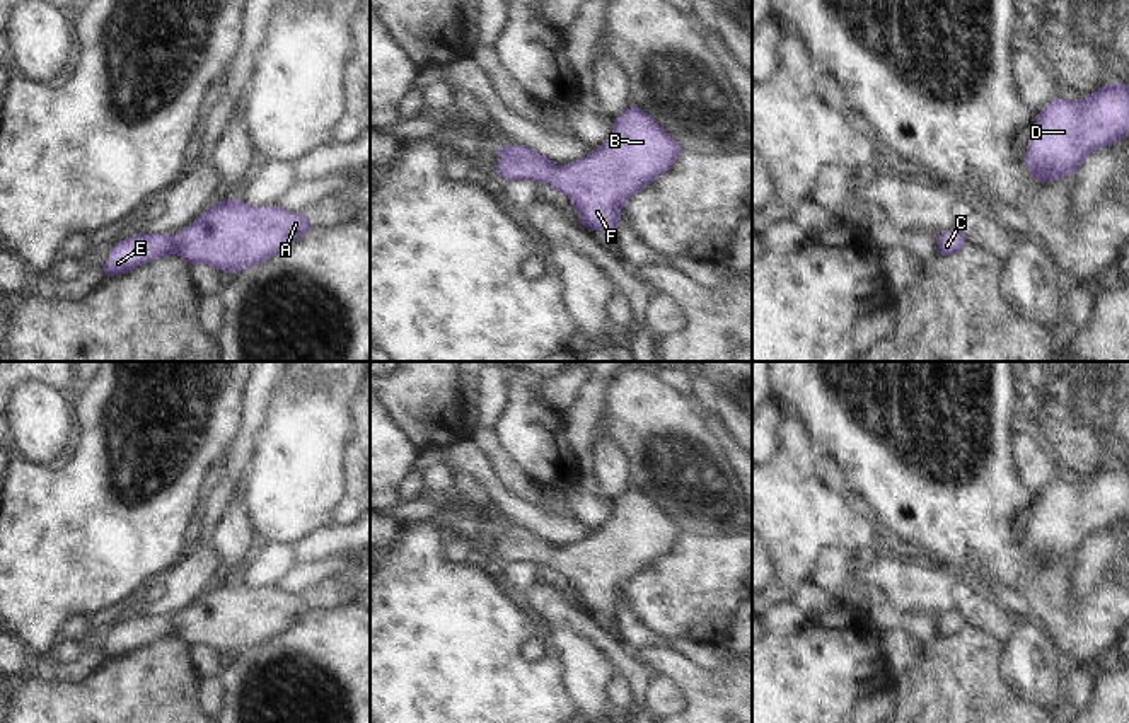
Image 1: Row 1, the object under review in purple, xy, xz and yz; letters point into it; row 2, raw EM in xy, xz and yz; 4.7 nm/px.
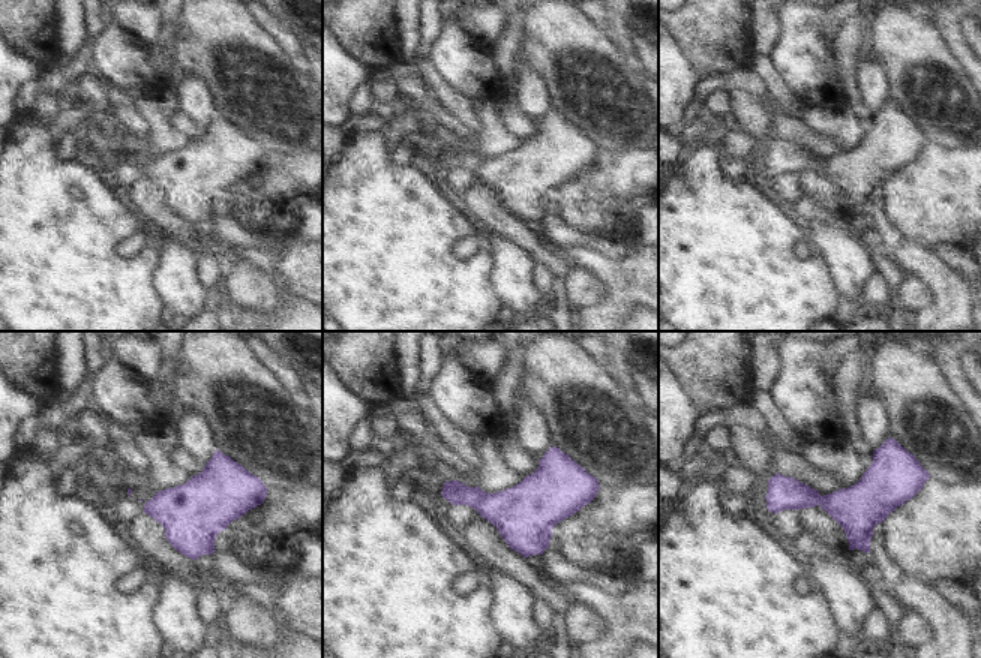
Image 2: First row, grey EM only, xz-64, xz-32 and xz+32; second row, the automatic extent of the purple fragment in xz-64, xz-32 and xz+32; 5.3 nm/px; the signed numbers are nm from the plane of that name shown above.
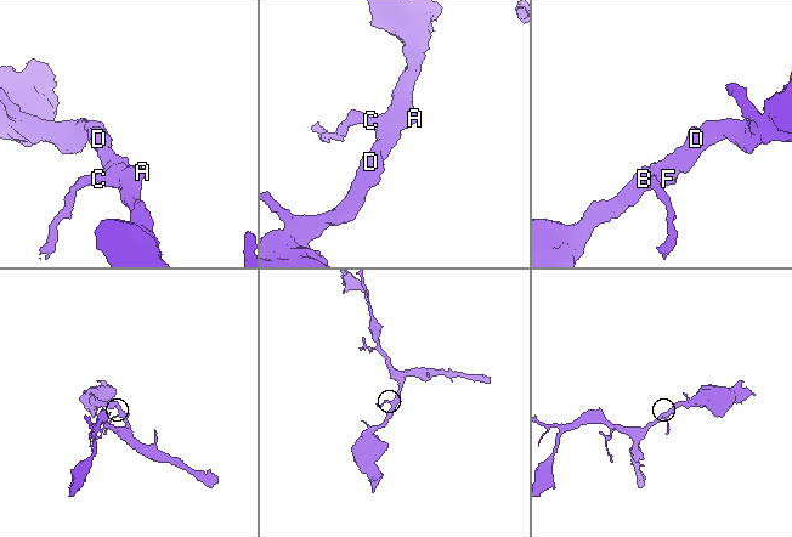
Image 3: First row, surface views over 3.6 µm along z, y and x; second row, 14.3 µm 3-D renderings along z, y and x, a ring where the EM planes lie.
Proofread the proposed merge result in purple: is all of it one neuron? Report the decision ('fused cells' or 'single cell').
single cell

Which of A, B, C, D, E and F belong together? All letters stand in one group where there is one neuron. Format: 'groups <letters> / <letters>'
groups A B C D E F

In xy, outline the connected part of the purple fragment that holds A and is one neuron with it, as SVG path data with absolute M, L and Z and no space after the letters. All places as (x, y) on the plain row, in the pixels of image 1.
M239 581L217 583L176 617L138 616L119 622L104 646L106 658L177 636L189 646L208 646L237 656L275 639L310 607L305 595L280 588L251 588Z

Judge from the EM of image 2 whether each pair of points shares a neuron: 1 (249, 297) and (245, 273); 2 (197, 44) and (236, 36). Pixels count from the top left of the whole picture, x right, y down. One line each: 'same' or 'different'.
1: same
2: same

